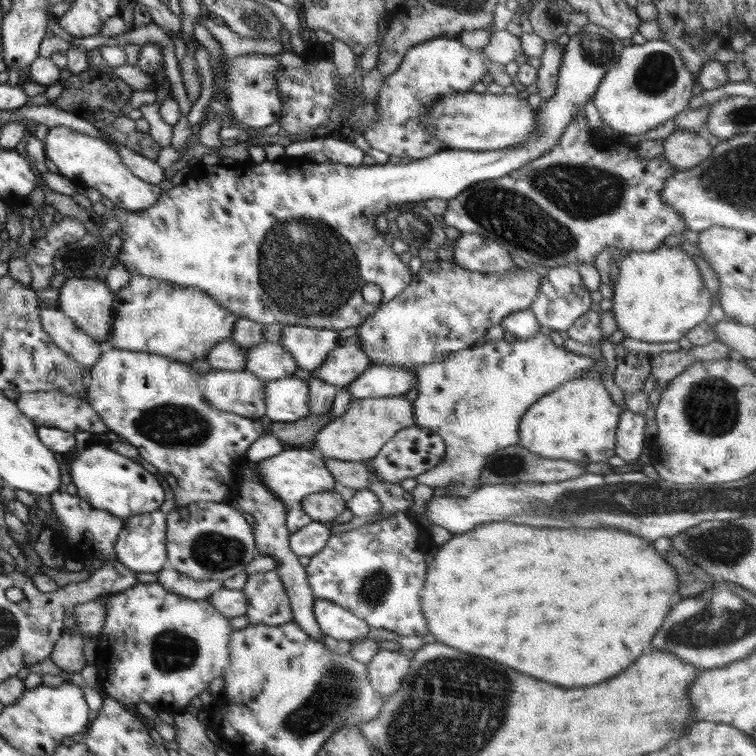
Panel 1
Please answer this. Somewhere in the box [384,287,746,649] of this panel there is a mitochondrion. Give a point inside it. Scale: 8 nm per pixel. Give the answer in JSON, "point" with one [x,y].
{"point":[713,404]}

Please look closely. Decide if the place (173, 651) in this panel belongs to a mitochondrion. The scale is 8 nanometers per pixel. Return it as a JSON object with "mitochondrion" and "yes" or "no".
{"mitochondrion":"yes"}

